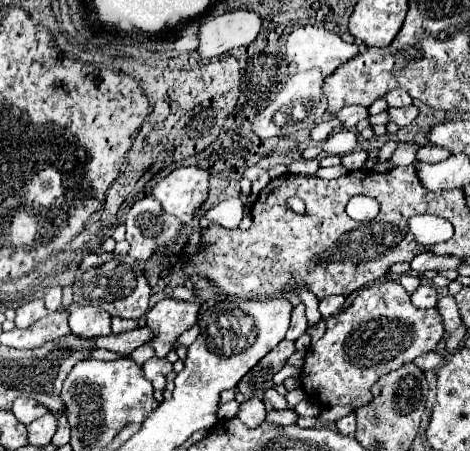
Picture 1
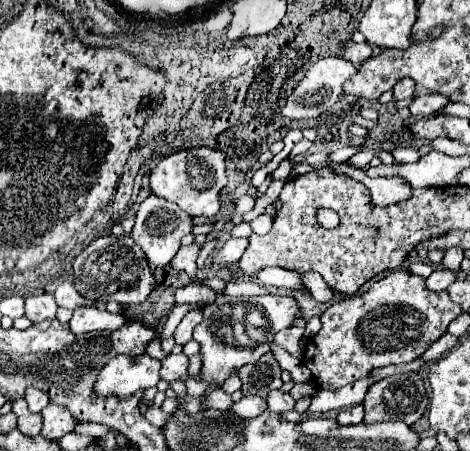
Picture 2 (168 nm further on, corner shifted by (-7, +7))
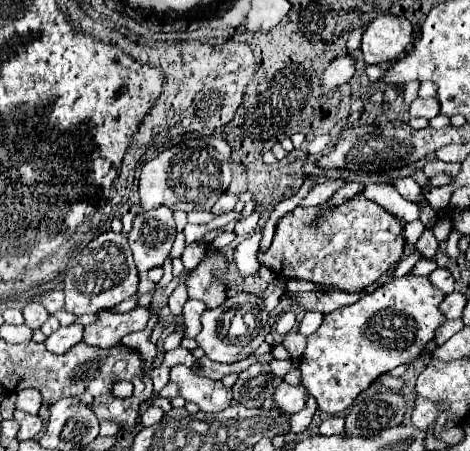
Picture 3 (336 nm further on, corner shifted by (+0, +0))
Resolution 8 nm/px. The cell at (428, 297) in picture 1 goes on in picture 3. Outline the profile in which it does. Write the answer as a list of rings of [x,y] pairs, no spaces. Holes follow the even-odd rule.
[[[437,267],[431,275],[429,275],[429,281],[435,289],[439,289],[443,295],[449,295],[453,293],[453,275],[449,269],[441,269]]]

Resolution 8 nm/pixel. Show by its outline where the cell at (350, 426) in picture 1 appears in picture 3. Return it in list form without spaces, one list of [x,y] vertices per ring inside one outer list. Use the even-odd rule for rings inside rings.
[[[333,415],[333,417],[325,419],[321,423],[319,431],[321,431],[321,435],[339,435],[339,433],[343,433],[345,431],[345,417]]]

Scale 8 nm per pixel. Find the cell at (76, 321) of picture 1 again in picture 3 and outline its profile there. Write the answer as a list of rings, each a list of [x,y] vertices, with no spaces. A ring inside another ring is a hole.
[[[75,323],[69,327],[59,327],[51,337],[47,337],[45,345],[49,347],[49,351],[53,353],[65,353],[69,351],[75,343],[79,343],[83,339],[83,325]]]

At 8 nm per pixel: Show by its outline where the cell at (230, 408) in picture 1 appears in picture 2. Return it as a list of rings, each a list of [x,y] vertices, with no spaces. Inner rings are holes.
[[[220,388],[220,390],[214,390],[212,394],[208,394],[206,398],[206,404],[208,408],[216,408],[216,410],[226,410],[232,406],[232,398]]]

